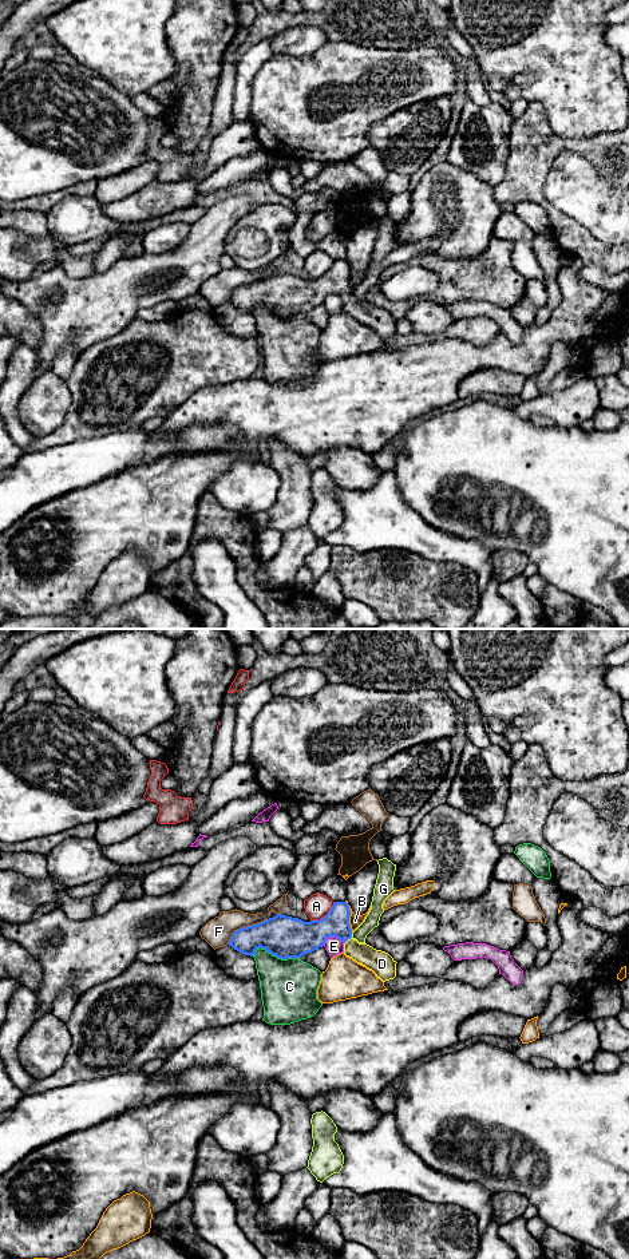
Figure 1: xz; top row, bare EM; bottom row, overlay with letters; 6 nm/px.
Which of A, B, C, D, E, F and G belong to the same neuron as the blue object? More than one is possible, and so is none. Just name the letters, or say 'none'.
D

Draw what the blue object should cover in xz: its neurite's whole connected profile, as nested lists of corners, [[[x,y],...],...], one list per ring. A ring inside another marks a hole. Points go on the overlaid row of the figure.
[[[335,902],[320,921],[304,922],[277,914],[261,923],[234,931],[228,945],[250,957],[254,957],[256,950],[261,947],[277,958],[294,959],[323,947],[329,937],[336,937],[344,942],[347,957],[372,970],[383,982],[393,979],[397,962],[388,953],[353,939],[349,916],[347,902]]]

